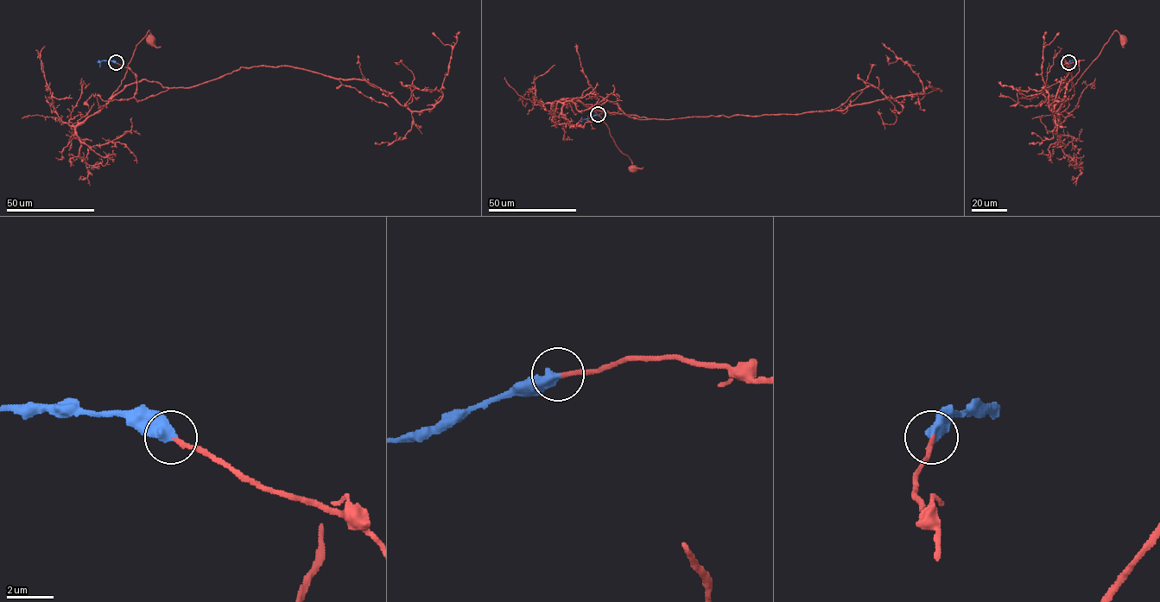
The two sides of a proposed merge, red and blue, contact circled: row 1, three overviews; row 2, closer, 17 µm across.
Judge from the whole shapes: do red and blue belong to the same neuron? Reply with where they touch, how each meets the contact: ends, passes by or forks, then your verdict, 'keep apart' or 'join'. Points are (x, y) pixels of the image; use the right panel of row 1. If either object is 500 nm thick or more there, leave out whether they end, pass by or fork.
place (1068, 62); join

